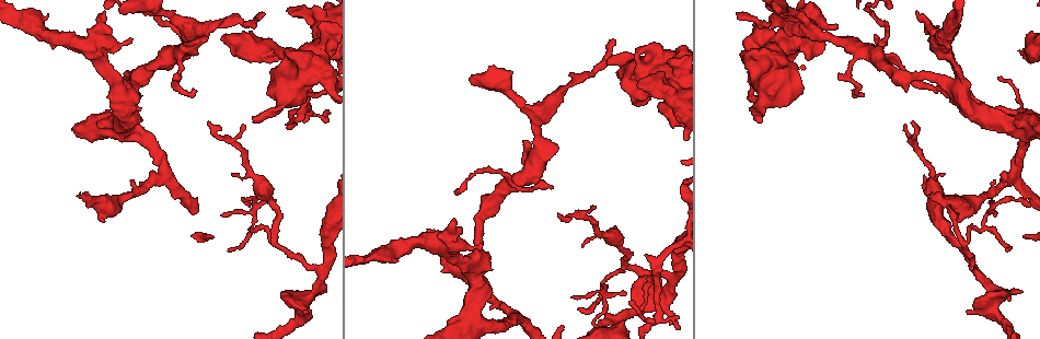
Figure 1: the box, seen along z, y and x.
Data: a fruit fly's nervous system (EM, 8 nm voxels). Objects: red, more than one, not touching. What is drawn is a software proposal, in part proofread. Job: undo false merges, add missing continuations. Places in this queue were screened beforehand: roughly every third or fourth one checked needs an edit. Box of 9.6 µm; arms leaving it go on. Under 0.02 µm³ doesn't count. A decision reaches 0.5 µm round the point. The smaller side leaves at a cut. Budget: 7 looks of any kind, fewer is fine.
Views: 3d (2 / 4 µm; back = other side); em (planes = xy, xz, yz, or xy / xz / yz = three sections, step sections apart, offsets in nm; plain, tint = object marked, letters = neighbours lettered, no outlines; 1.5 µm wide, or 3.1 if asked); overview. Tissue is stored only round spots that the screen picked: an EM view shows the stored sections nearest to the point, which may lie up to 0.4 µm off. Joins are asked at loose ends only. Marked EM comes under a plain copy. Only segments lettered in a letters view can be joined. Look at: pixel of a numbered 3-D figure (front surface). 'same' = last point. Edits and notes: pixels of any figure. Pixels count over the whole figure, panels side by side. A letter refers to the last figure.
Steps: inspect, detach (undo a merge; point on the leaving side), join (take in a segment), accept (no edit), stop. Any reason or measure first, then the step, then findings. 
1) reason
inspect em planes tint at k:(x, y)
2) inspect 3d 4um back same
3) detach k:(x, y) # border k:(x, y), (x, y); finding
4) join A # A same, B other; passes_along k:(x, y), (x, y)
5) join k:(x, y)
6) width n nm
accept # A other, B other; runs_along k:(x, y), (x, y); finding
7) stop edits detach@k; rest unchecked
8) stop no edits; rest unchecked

free end
inspect em xz step 4 tint at 1:(761, 121)

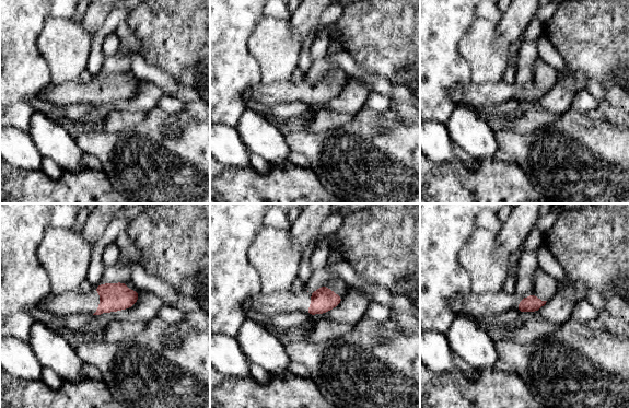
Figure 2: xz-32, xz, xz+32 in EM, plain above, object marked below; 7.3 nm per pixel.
inspect em planes letters same

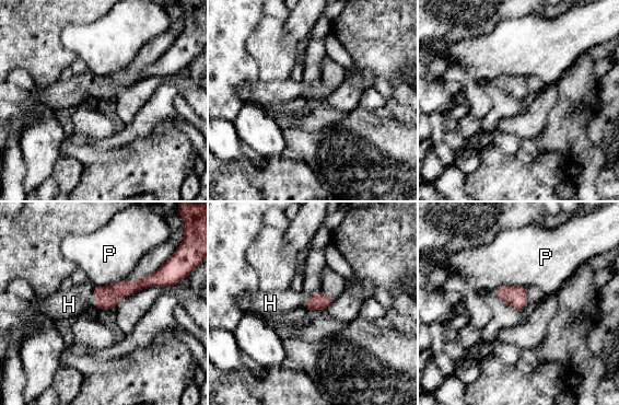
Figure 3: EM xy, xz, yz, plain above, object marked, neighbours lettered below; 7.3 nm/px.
join H # H same, P other; passes_along 3:(107, 297), (94, 296), (69, 304); it goes on there

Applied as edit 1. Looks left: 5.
inspect overview

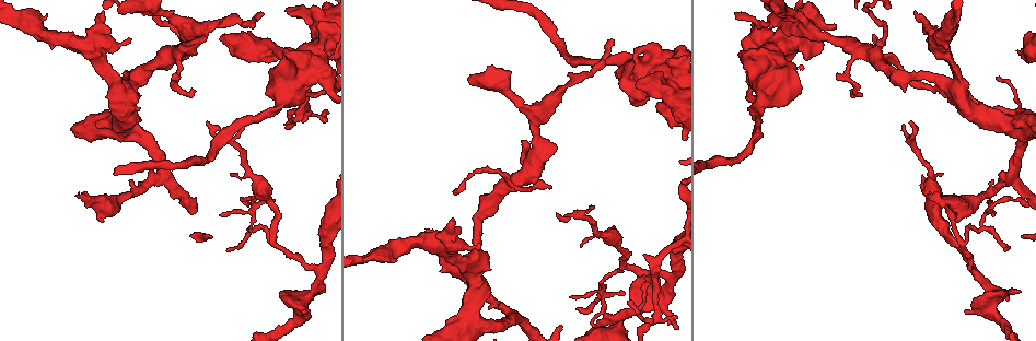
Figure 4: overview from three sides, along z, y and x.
long arm stops here
inspect em planes letters at 4:(79, 196)

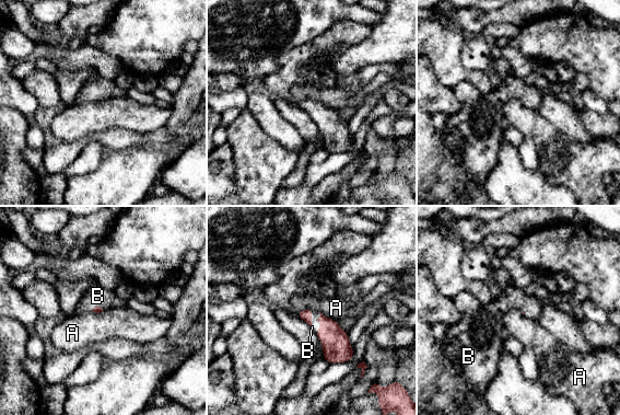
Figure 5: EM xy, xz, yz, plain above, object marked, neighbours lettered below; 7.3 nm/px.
join B # A other, B same; passes_along 5:(337, 348), (322, 321), (315, 324); it goes on there

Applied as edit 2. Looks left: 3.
inspect overview

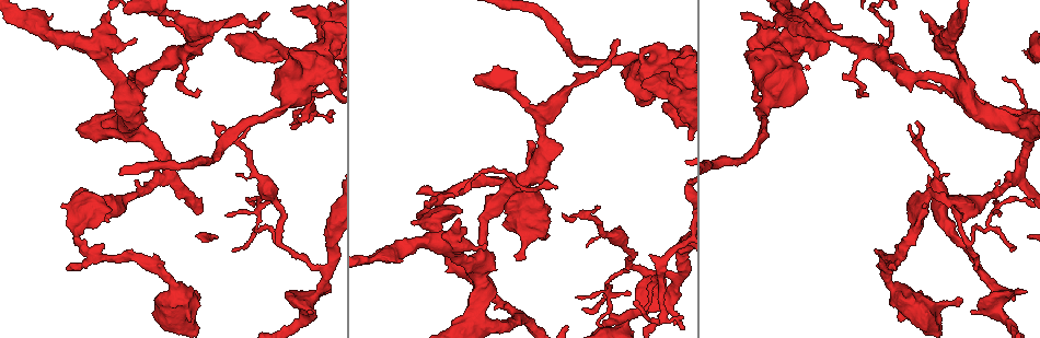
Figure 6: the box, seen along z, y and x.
thin end
inspect em planes letters at 6:(910, 127)

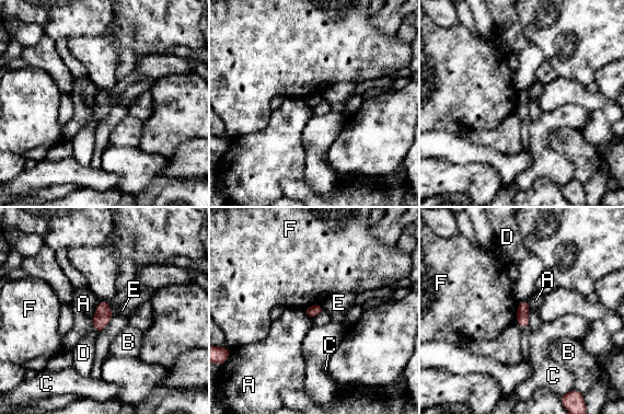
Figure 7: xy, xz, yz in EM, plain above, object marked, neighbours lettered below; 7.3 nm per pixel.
accept # A other, B other, C other, D other, E other, F other; border 7:(101, 300), (95, 308), (91, 325); no lettered segment goes on from it

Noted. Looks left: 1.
stop edits join@3, join@5; rest unchecked

